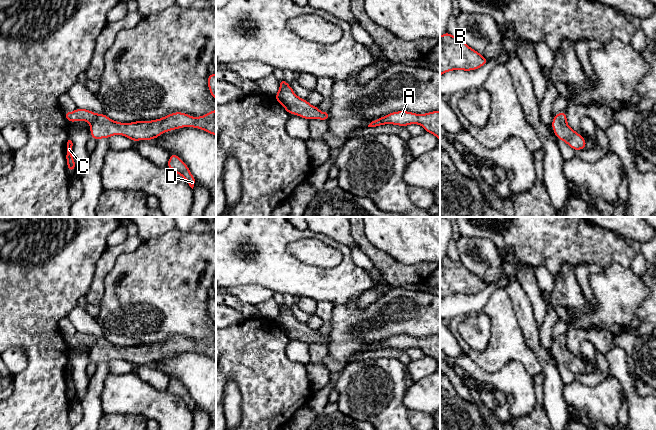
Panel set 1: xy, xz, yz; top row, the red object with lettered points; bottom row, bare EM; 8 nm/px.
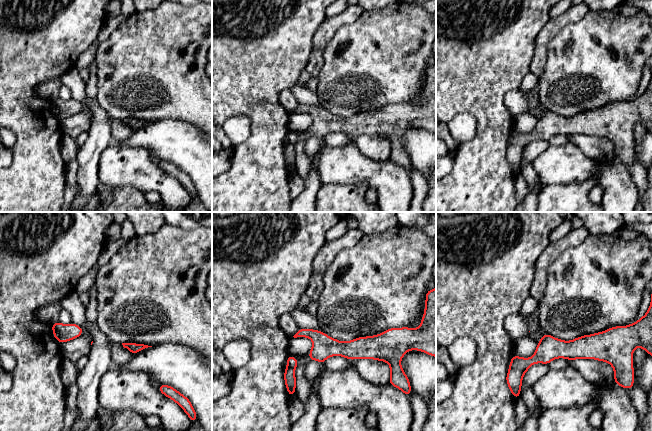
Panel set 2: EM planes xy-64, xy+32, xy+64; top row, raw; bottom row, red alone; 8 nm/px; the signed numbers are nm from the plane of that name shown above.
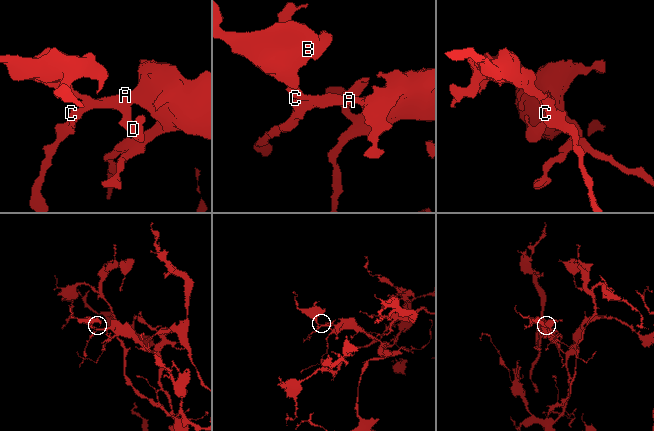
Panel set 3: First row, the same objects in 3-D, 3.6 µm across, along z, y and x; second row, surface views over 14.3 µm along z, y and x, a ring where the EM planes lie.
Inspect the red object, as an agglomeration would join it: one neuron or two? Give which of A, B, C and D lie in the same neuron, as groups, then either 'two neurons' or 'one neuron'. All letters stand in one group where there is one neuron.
groups A B C D; one neuron

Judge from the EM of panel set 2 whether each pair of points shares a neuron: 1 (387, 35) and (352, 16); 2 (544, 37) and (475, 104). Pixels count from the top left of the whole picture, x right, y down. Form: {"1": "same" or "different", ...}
{"1": "different", "2": "different"}

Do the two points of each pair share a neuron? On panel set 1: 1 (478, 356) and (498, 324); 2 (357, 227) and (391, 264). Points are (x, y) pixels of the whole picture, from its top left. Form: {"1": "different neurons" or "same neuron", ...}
{"1": "same neuron", "2": "same neuron"}

